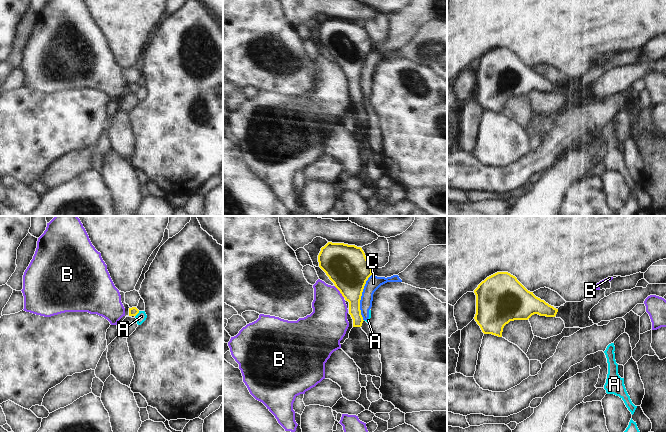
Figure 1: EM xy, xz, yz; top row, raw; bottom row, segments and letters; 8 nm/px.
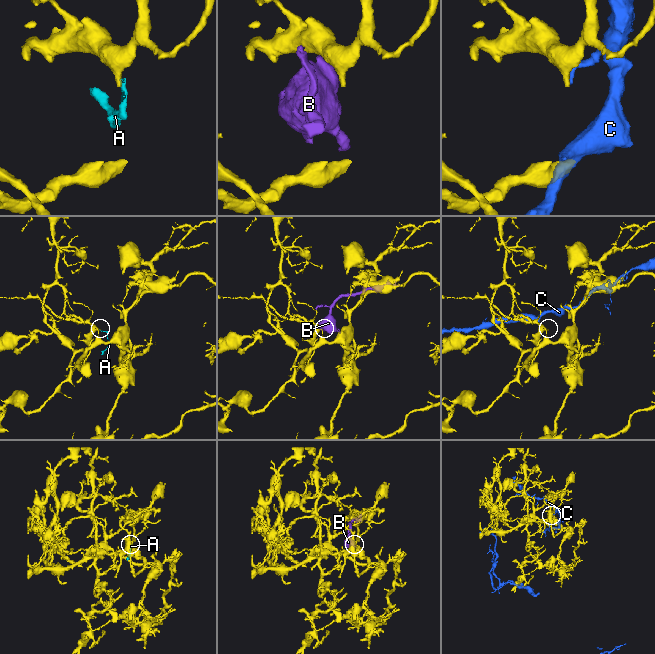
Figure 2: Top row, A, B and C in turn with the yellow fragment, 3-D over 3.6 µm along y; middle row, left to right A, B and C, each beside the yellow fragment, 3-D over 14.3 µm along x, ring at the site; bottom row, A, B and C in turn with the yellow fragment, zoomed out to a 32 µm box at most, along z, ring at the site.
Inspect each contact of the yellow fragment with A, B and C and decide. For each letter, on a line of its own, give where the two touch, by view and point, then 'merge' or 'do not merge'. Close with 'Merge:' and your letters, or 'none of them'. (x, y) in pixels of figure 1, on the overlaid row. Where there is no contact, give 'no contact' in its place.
A: xy (137, 313) | do not merge
B: xz (340, 292) | do not merge
C: xz (360, 297) | do not merge
Merge: none of them

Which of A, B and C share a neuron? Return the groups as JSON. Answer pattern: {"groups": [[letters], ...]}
{"groups": [["A", "C"], ["B"]]}

